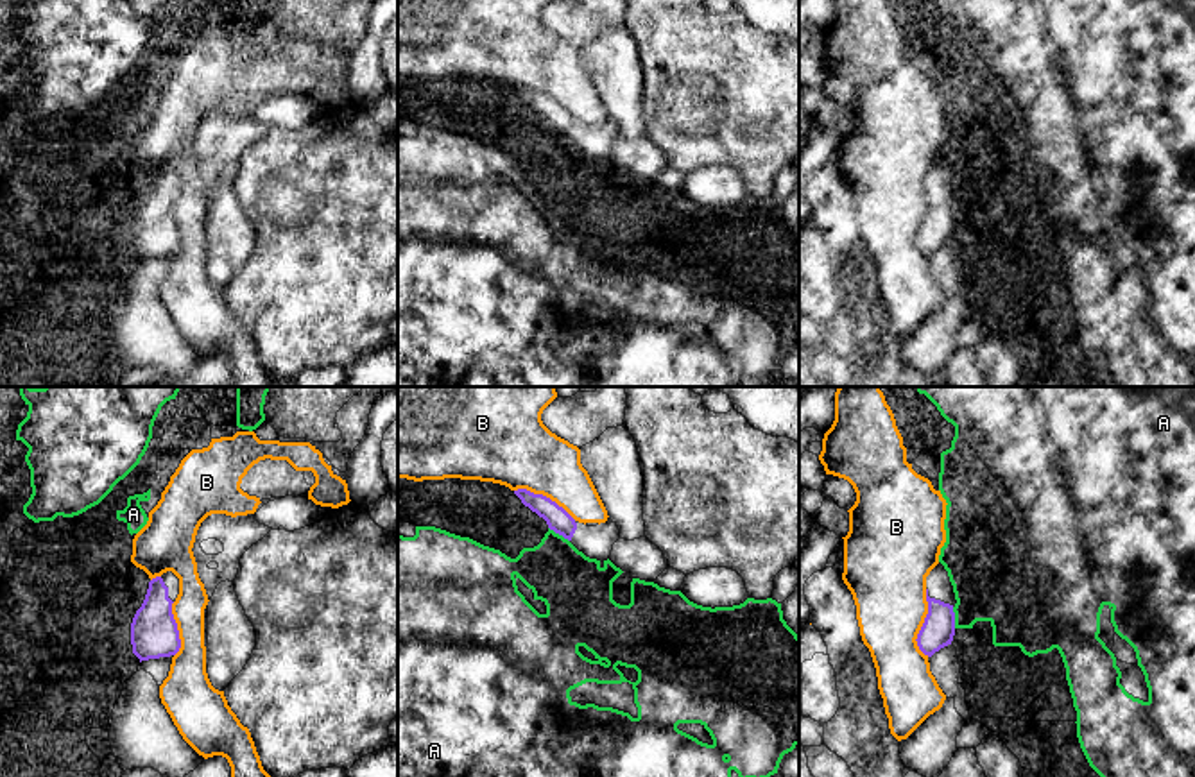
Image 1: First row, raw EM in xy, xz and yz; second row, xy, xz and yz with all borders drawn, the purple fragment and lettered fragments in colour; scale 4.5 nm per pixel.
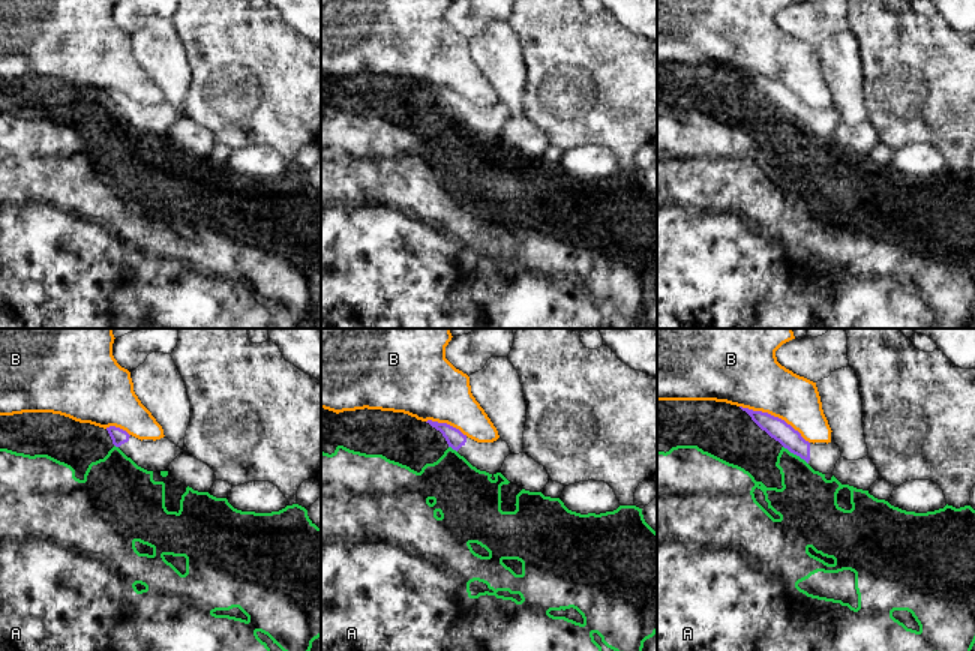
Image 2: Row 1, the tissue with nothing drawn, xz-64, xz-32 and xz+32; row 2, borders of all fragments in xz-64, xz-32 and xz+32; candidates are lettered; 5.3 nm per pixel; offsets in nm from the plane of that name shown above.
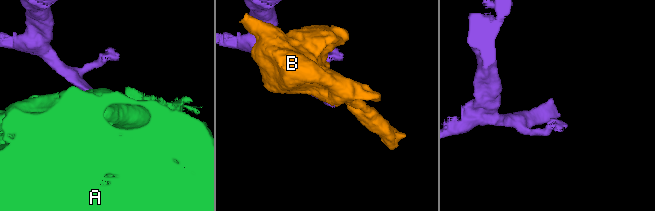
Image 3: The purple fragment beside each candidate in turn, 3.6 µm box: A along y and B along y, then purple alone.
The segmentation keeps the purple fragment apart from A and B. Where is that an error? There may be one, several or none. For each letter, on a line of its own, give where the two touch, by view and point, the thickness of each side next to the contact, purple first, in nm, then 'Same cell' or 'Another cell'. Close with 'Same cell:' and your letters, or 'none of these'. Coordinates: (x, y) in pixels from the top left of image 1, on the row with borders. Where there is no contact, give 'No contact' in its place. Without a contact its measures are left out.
A: Touches purple at xz (559, 534). Thickness 110 nm (purple) against 300 nm. Another cell
B: Touches purple at yz (923, 623). Thickness 150 nm (purple) against 340 nm. Another cell
Same cell: none of these

